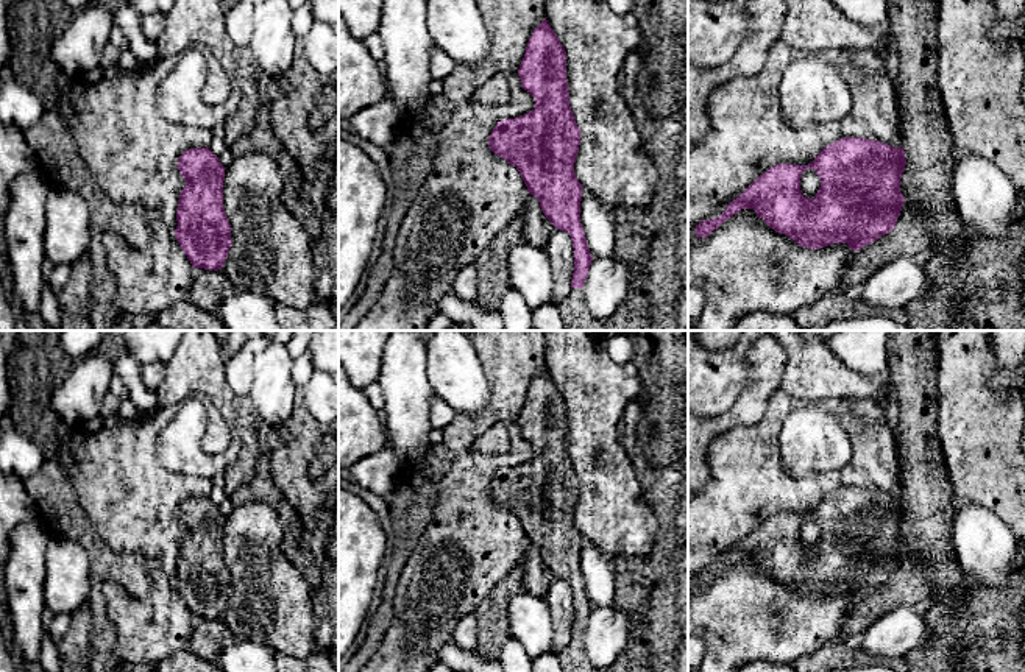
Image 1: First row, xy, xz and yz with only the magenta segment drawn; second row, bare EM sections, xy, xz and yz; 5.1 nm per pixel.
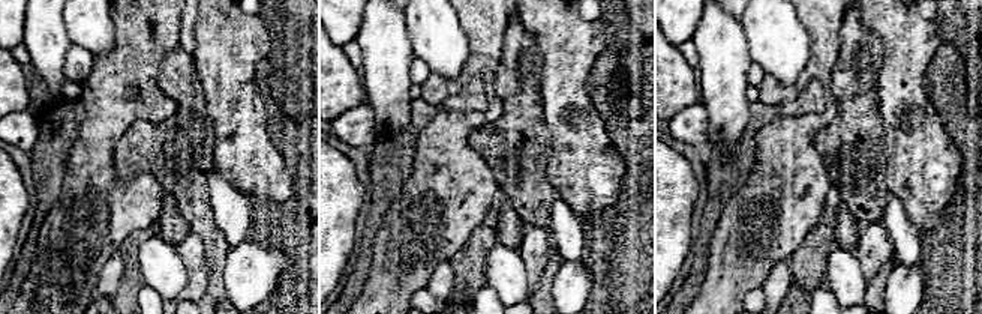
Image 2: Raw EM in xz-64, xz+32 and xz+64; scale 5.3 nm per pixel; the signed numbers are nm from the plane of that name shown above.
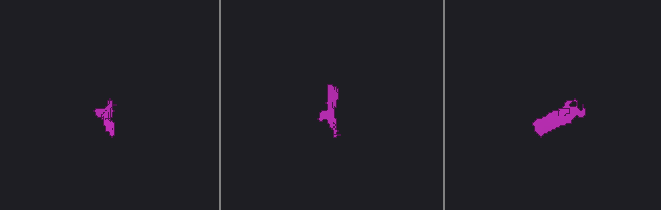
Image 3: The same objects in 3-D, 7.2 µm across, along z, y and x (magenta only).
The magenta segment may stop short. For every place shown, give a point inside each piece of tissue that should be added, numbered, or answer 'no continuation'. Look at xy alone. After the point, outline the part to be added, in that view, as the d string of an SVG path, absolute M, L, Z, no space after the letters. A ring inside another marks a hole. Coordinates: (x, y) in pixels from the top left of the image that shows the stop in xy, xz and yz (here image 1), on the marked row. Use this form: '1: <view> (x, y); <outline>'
no continuation

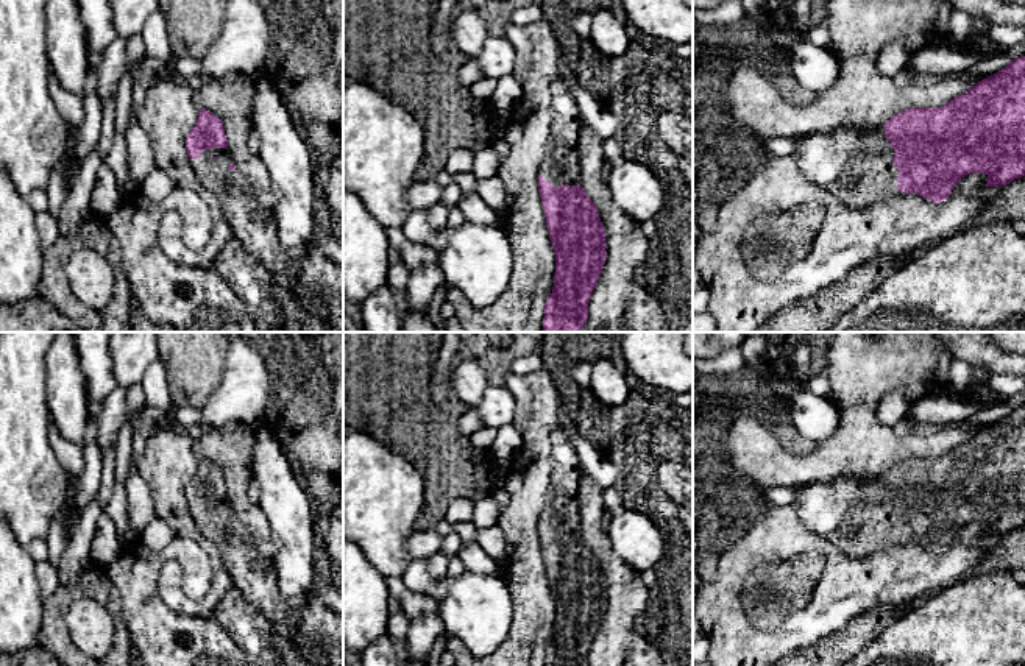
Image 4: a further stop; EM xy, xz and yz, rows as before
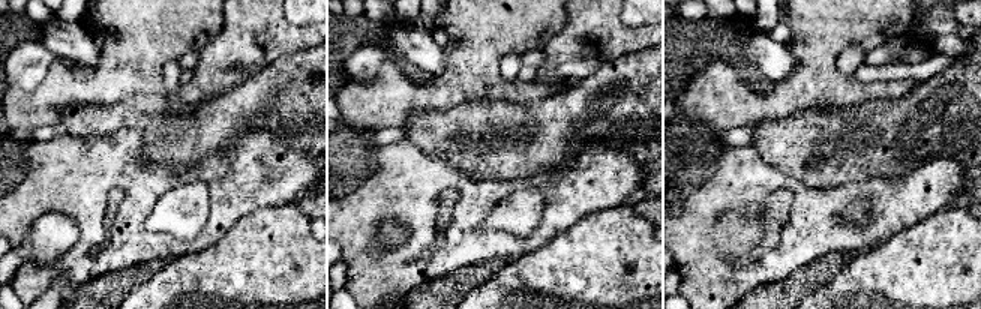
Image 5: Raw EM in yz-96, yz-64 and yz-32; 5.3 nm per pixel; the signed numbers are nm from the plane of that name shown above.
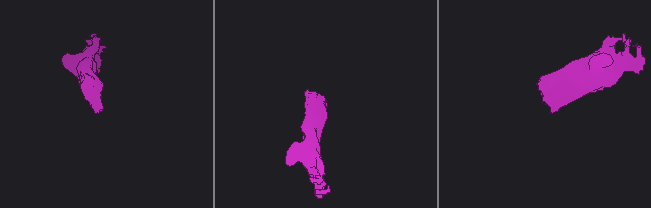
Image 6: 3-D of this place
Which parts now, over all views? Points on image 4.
1: yz (857, 167); M839 126L832 133L799 136L793 142L793 158L805 176L850 209L863 211L889 197L905 195L897 189L896 151L885 137L885 126L871 133Z

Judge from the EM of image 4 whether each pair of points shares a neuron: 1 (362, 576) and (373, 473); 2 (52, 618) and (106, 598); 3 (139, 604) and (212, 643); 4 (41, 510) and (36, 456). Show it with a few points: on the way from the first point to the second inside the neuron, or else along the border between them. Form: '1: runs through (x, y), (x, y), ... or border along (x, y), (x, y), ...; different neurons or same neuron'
1: border along (359, 548), (386, 579); different neurons
2: runs through (61, 604), (77, 591), (92, 591); same neuron
3: runs through (158, 623), (164, 629), (186, 629), (194, 635); same neuron
4: runs through (36, 496), (36, 470); same neuron

